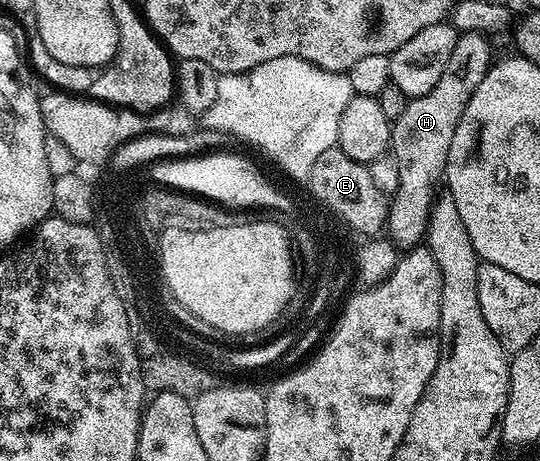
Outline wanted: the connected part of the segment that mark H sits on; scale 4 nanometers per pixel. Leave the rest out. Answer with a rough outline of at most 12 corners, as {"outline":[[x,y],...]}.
{"outline":[[460,34],[429,94],[408,99],[391,138],[407,138],[411,202],[427,226],[453,134],[491,69],[483,34]]}

